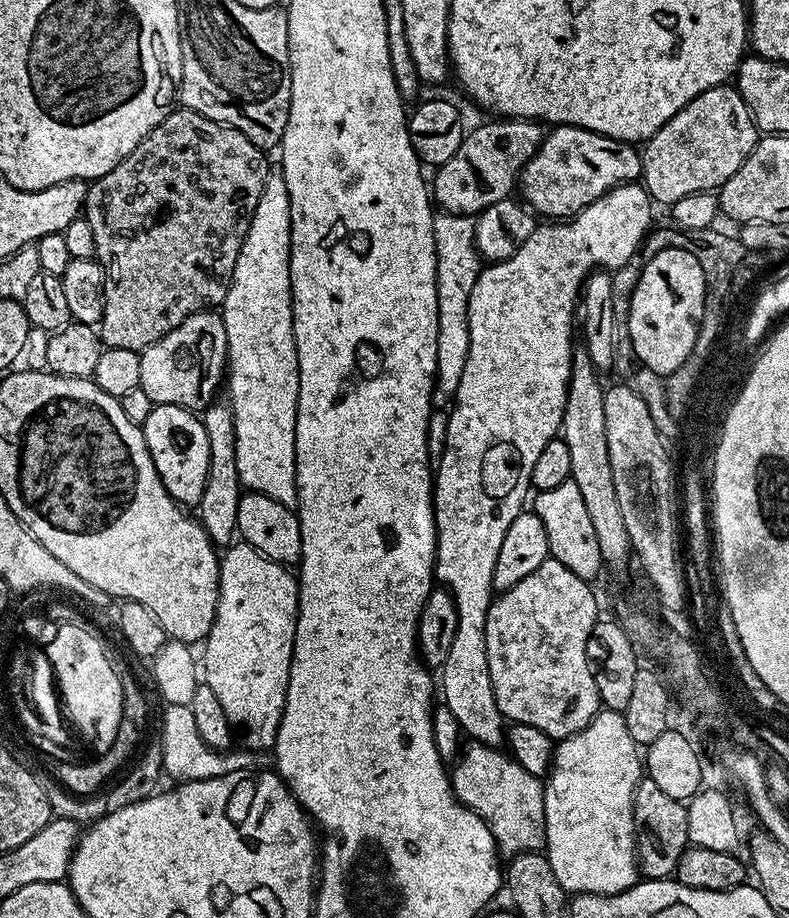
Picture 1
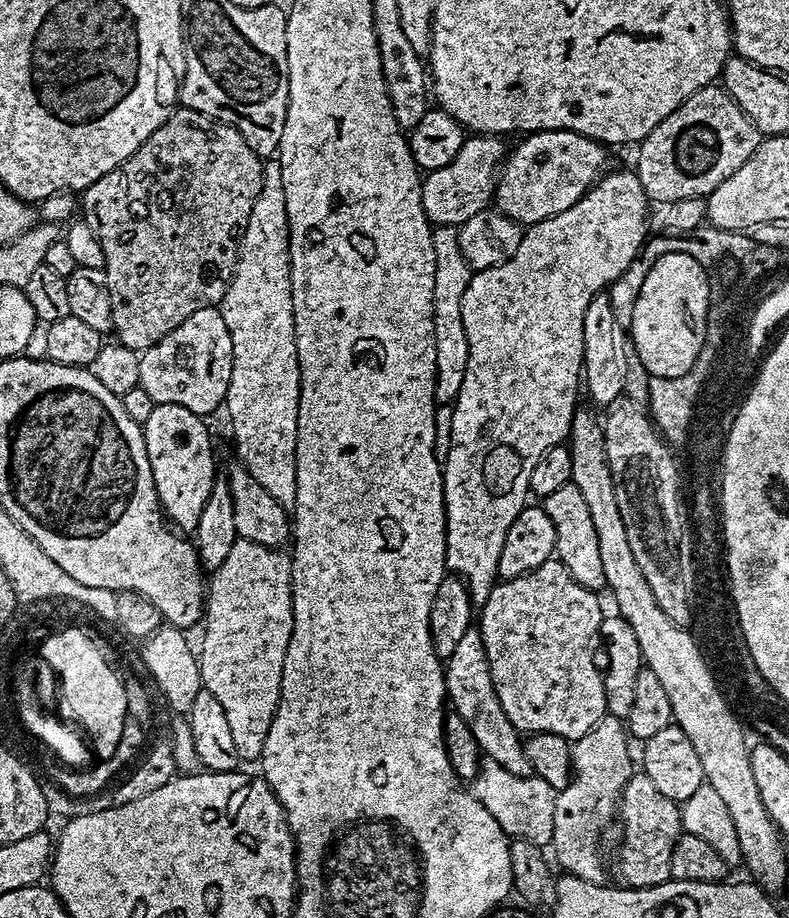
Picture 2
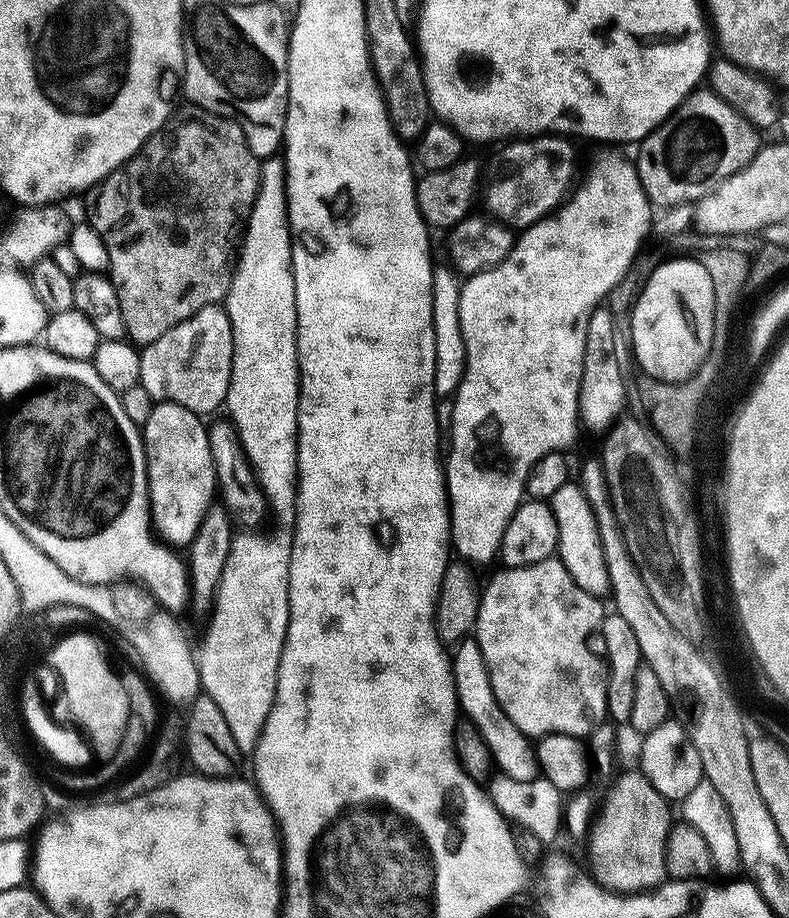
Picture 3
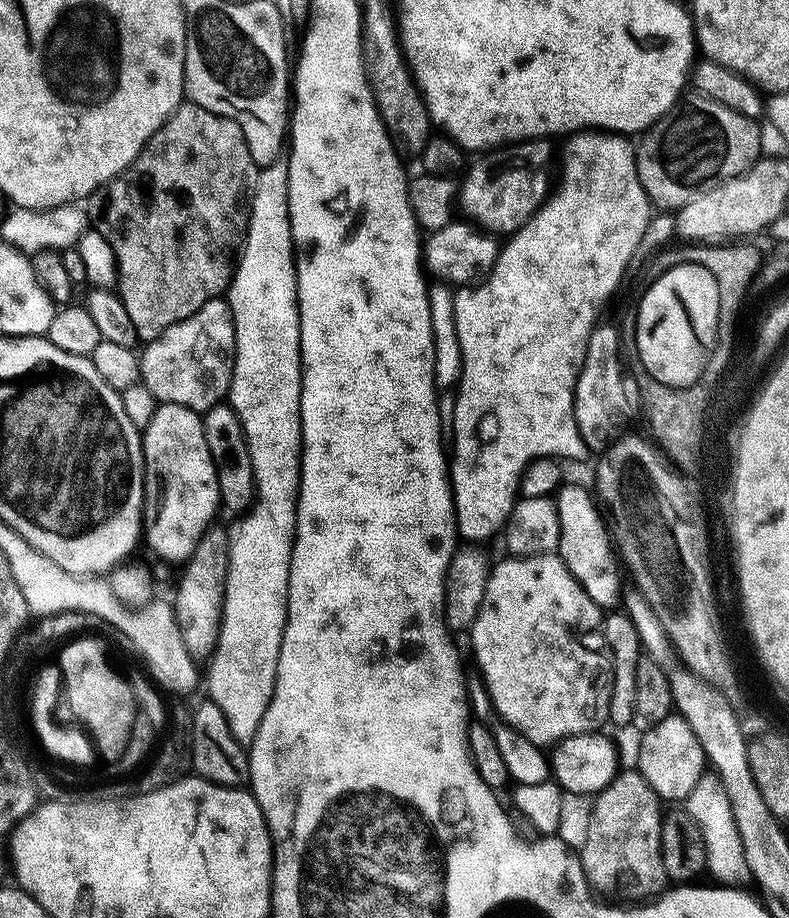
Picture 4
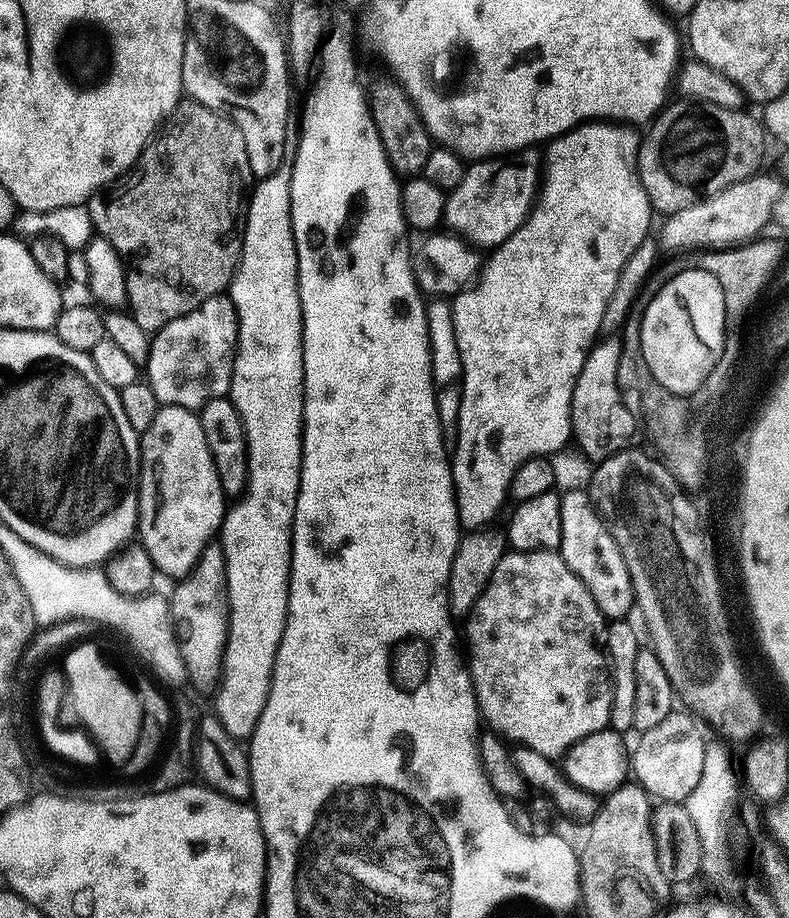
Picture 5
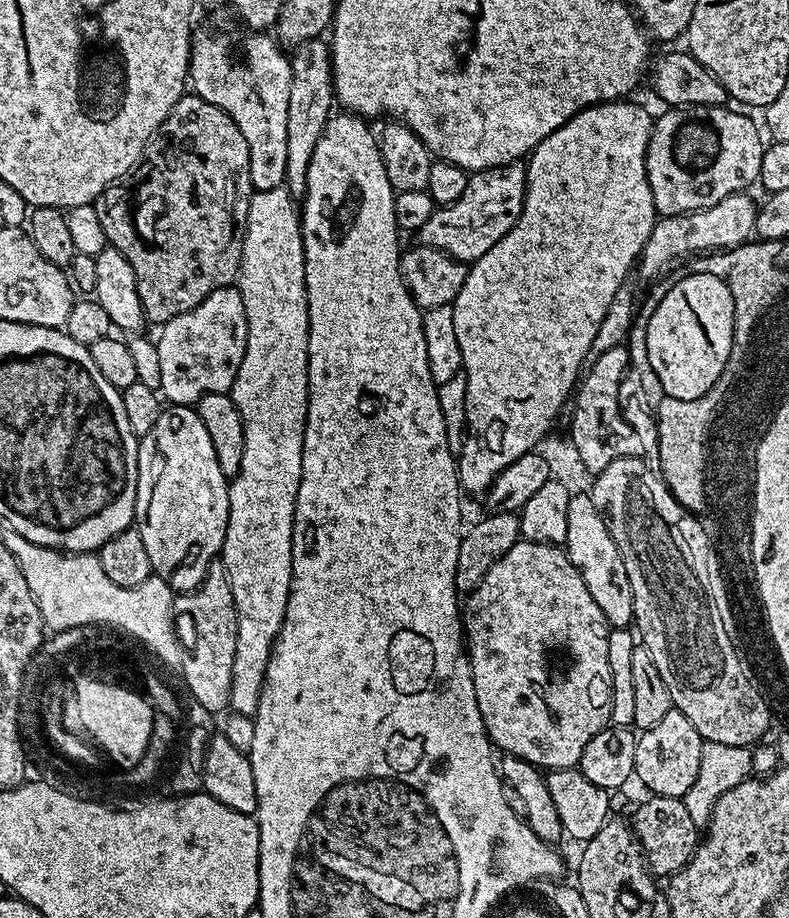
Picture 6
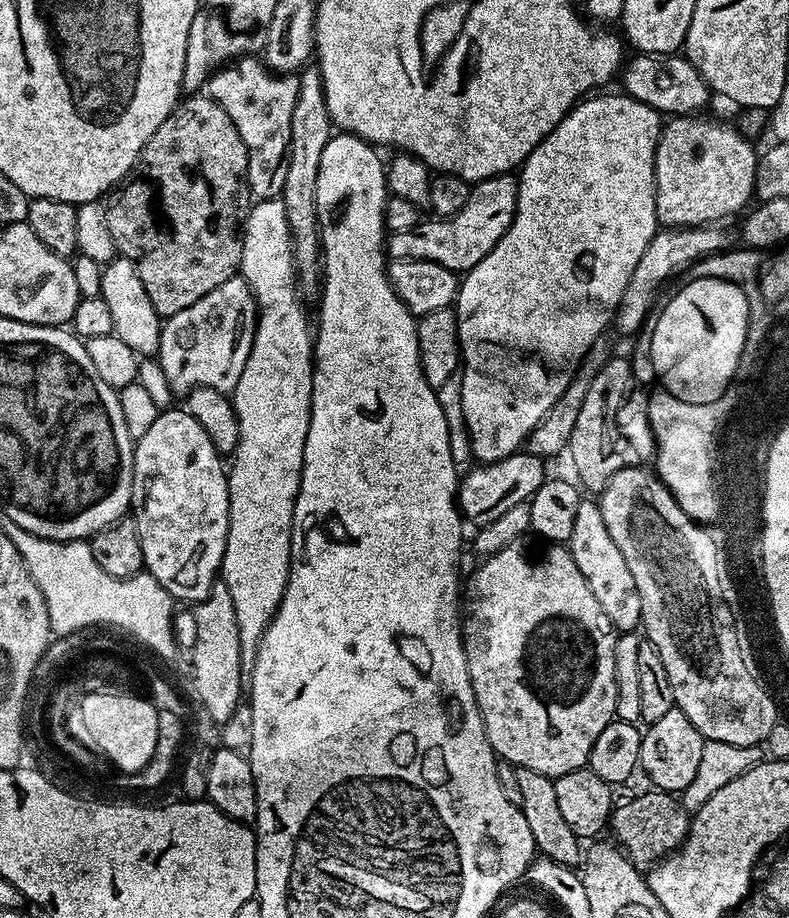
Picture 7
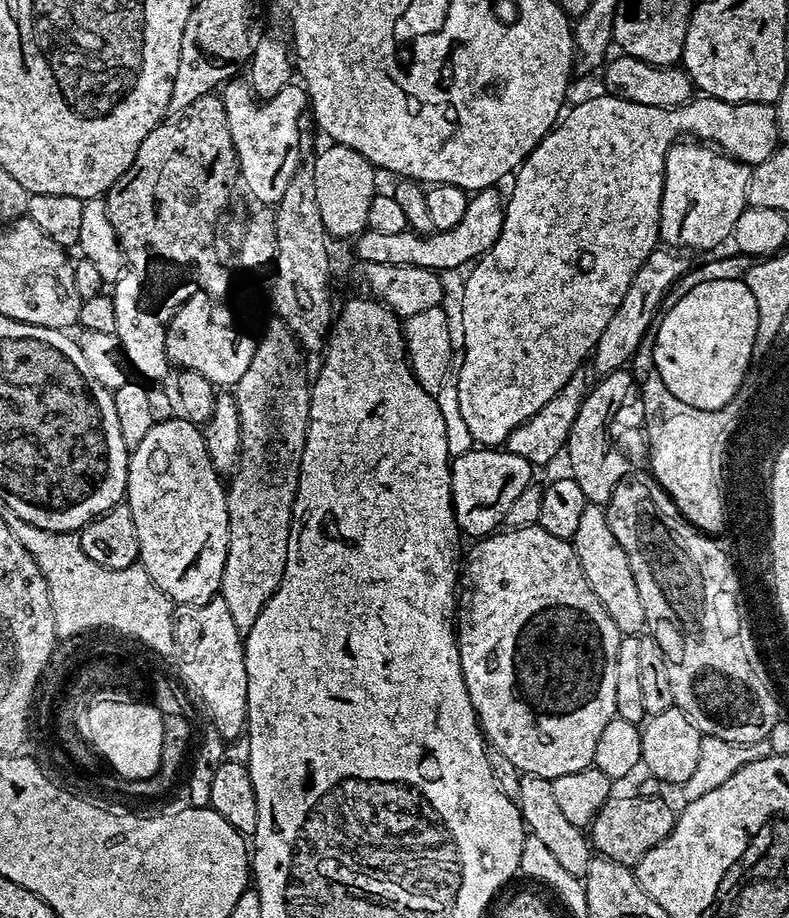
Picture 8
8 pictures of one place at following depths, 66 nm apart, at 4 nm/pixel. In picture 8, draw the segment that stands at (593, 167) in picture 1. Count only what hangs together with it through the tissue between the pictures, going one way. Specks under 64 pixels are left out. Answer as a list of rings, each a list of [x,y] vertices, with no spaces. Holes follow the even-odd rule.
[[[483,188],[475,193],[468,201],[462,222],[445,232],[433,230],[425,234],[409,230],[402,234],[378,234],[365,230],[355,237],[355,259],[360,262],[383,262],[390,266],[422,266],[441,274],[447,274],[451,268],[460,268],[463,264],[471,265],[492,249],[502,230],[506,200],[498,193],[496,188]]]

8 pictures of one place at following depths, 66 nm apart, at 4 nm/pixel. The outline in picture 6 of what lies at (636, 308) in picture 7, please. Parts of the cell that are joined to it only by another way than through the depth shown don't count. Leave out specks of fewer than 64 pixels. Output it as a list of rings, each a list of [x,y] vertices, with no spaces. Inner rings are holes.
[[[741,194],[724,198],[718,202],[718,206],[710,206],[706,210],[660,216],[638,257],[638,273],[642,279],[652,282],[656,280],[655,276],[663,277],[689,254],[708,254],[713,250],[734,248],[751,241],[756,231],[757,211],[757,201],[752,201],[748,194]]]

